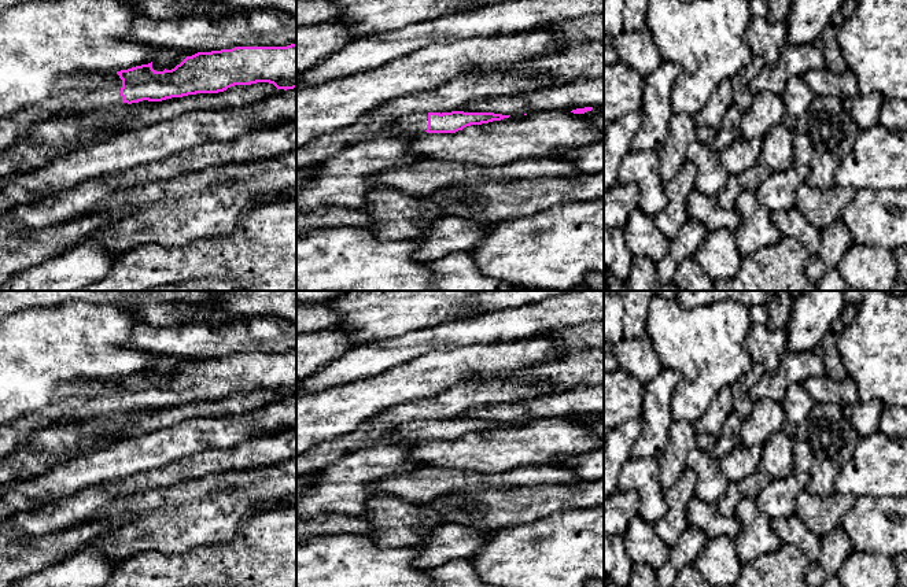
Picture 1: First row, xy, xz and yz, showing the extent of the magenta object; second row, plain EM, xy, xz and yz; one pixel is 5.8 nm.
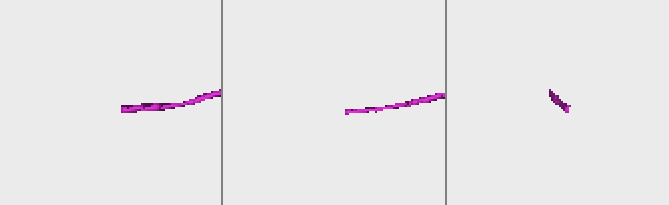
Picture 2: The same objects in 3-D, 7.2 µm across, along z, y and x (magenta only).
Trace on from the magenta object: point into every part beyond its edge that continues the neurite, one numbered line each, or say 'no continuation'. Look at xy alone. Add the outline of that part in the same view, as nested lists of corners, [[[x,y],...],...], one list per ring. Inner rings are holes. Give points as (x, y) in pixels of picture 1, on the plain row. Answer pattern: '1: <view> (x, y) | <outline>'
1: xy (78, 402) | [[[117,379],[63,385],[55,392],[62,420],[58,425],[73,427],[122,410],[122,387]]]

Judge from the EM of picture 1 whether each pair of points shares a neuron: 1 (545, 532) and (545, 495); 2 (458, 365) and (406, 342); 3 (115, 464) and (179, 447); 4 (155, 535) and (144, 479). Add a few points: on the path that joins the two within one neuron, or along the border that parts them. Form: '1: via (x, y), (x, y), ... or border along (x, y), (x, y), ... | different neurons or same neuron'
1: border along (576, 509), (548, 514), (524, 525), (513, 525) | different neurons
2: border along (461, 346), (434, 350), (399, 364) | different neurons
3: via (131, 456), (163, 447) | same neuron
4: border along (179, 483), (129, 493), (115, 499) | different neurons

